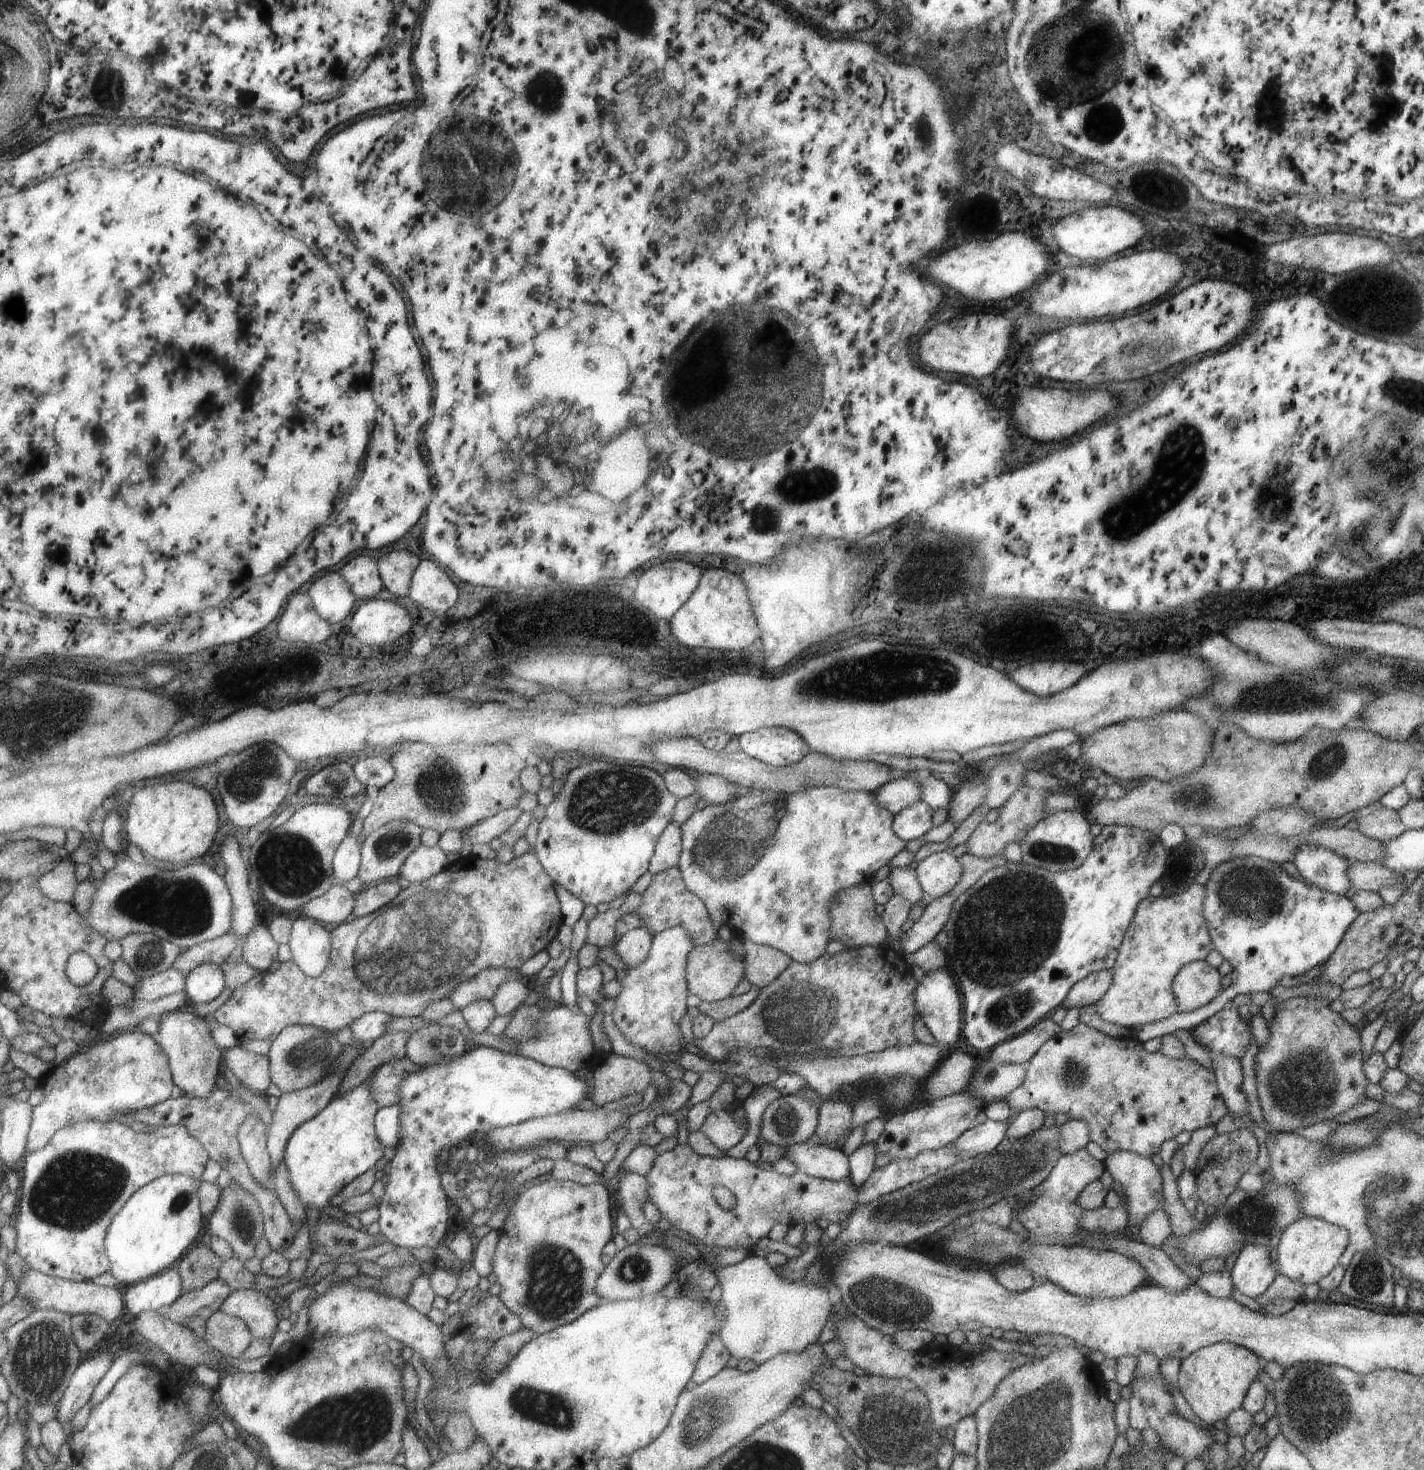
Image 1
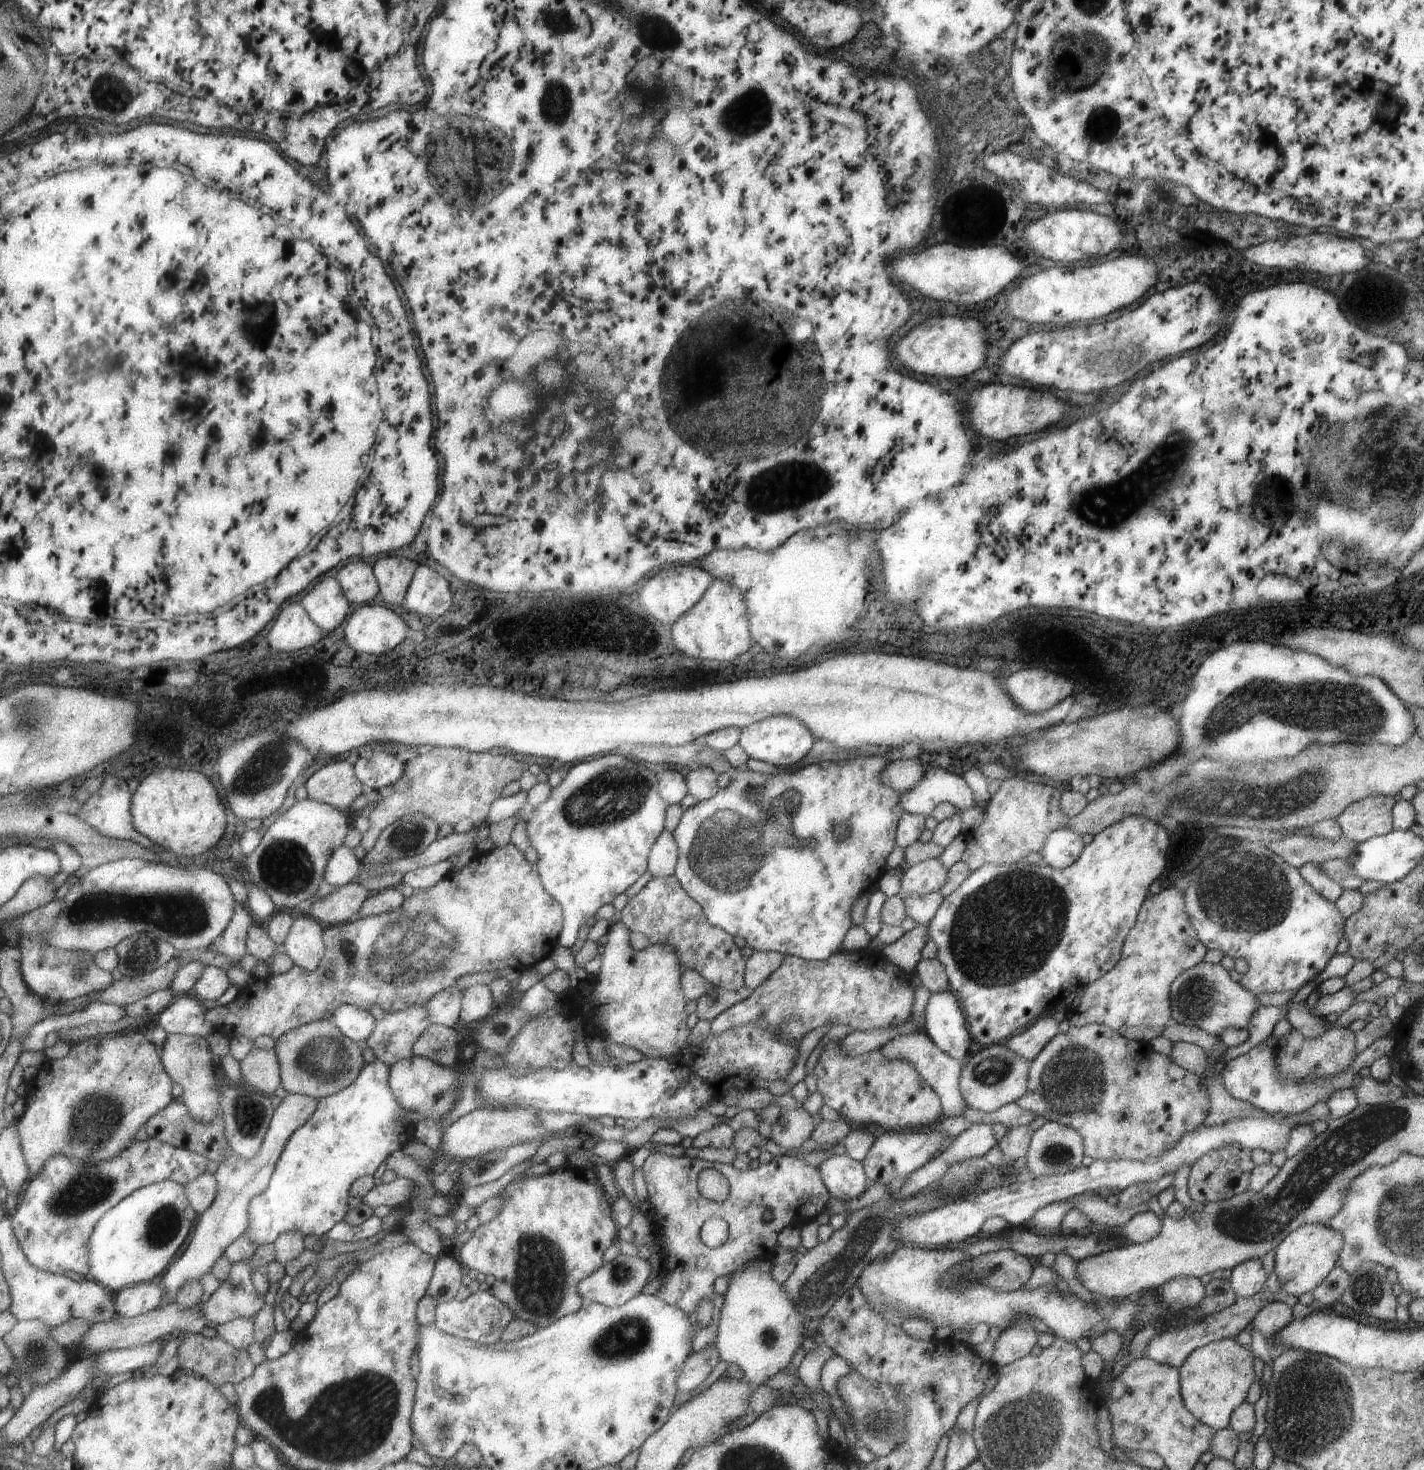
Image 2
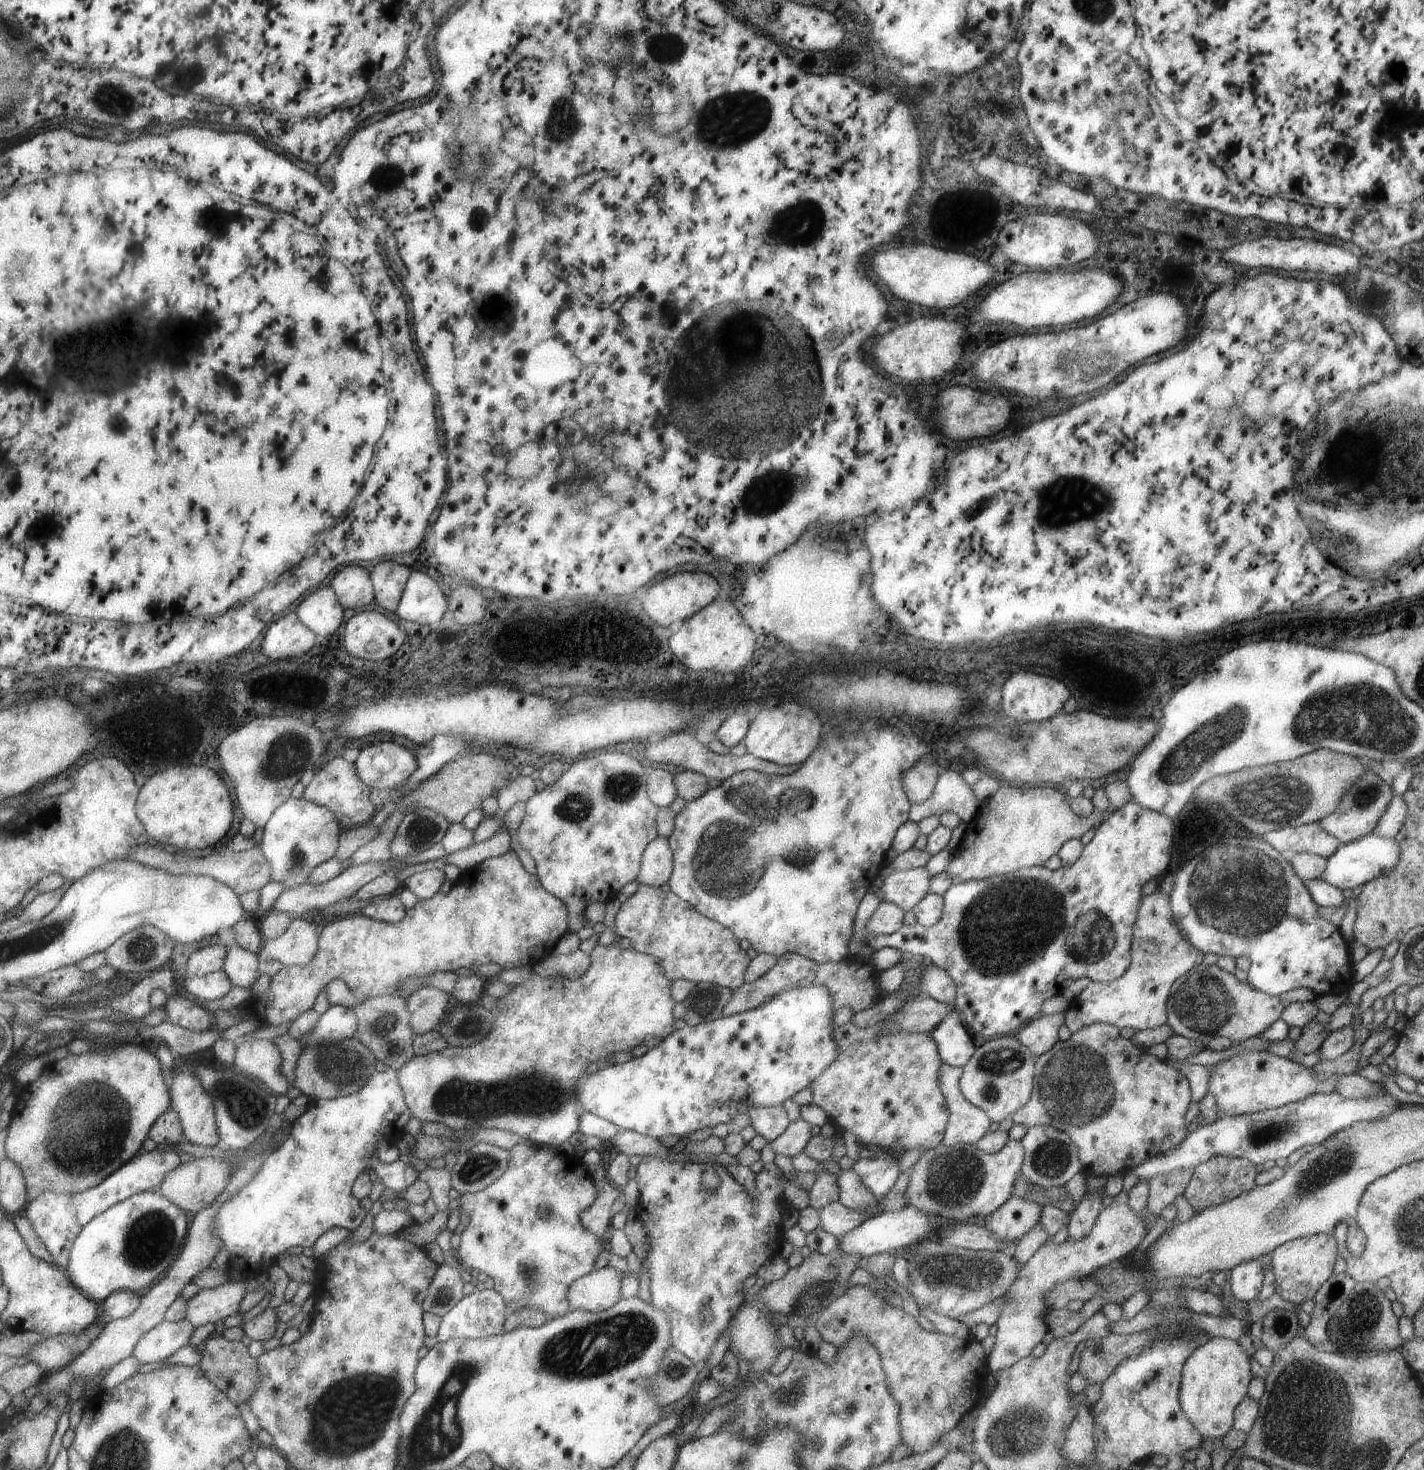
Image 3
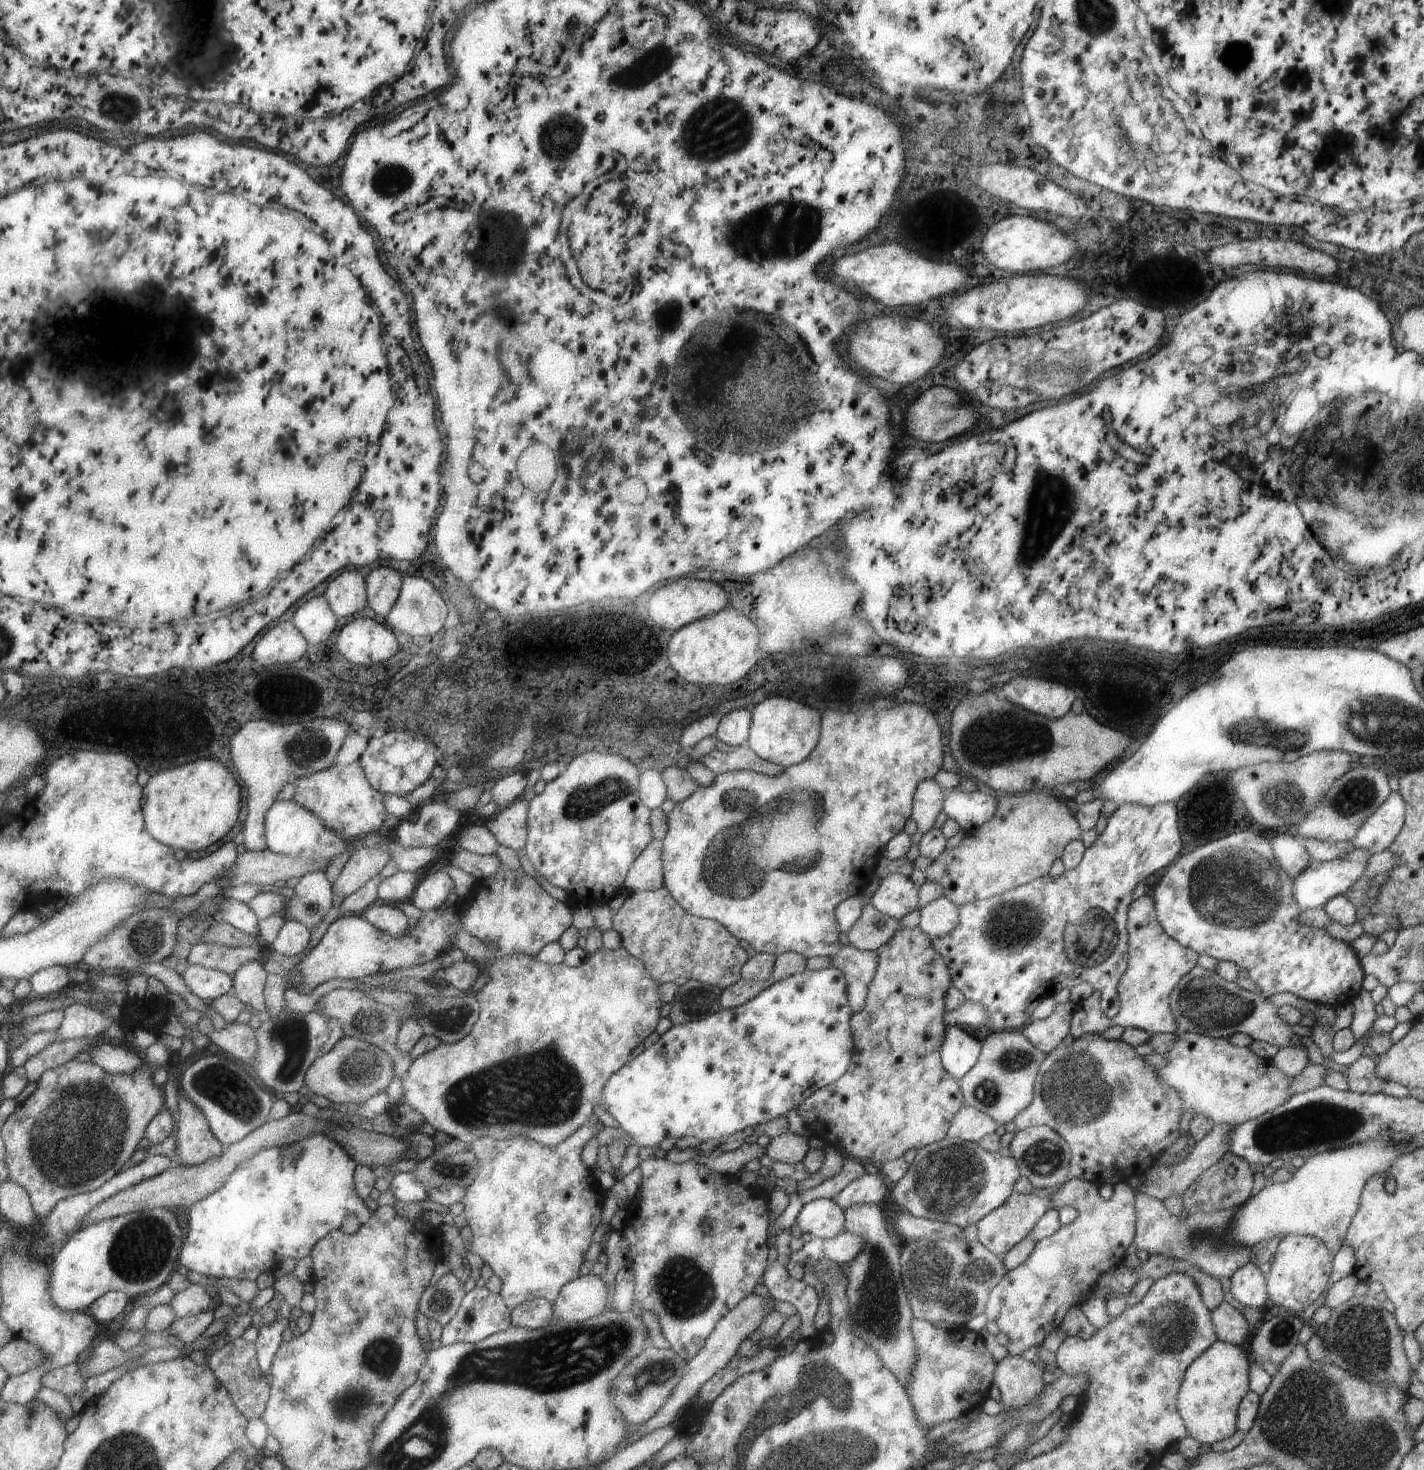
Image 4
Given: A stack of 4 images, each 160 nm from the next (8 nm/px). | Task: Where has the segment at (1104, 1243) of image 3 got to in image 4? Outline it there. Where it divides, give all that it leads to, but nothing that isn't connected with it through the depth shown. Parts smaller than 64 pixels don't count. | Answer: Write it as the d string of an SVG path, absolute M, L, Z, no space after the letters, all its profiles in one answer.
M1067 1179L1061 1183L1051 1194L1050 1208L1057 1210L1062 1206L1071 1206L1078 1212L1076 1218L1068 1225L1060 1226L1055 1234L1035 1242L1025 1262L1008 1270L991 1289L983 1313L987 1321L993 1320L998 1330L1007 1335L1005 1348L1010 1357L1019 1357L1029 1347L1041 1345L1043 1338L1061 1324L1070 1306L1079 1306L1089 1298L1098 1276L1109 1268L1123 1263L1124 1251L1132 1243L1136 1231L1135 1194L1125 1181L1116 1182L1112 1188L1110 1199L1104 1200L1097 1193L1097 1186L1091 1182Z

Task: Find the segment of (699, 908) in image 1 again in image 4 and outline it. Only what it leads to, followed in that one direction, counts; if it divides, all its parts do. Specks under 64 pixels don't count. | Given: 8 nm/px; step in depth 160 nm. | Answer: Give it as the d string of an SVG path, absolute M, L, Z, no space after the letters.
M663 886L654 891L638 890L626 894L623 904L611 915L612 929L618 932L622 947L638 958L658 983L675 983L682 985L687 981L699 981L724 989L740 979L741 965L748 959L739 941L719 922L702 919L685 912L673 900L669 891Z

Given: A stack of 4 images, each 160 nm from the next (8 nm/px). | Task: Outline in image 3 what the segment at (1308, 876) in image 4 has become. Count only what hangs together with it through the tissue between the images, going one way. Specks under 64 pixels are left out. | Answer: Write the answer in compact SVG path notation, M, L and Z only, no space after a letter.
M1369 833L1351 842L1340 844L1337 850L1326 858L1326 867L1320 879L1340 889L1352 889L1354 886L1384 877L1395 868L1399 857L1400 848L1394 837L1380 837L1375 833Z

